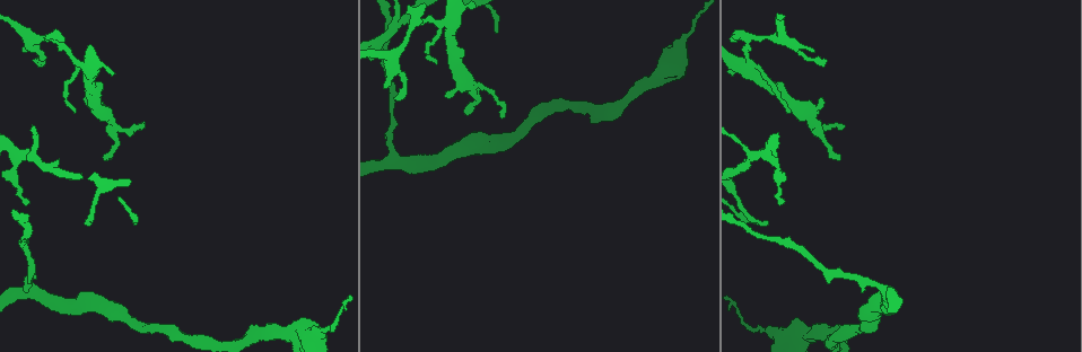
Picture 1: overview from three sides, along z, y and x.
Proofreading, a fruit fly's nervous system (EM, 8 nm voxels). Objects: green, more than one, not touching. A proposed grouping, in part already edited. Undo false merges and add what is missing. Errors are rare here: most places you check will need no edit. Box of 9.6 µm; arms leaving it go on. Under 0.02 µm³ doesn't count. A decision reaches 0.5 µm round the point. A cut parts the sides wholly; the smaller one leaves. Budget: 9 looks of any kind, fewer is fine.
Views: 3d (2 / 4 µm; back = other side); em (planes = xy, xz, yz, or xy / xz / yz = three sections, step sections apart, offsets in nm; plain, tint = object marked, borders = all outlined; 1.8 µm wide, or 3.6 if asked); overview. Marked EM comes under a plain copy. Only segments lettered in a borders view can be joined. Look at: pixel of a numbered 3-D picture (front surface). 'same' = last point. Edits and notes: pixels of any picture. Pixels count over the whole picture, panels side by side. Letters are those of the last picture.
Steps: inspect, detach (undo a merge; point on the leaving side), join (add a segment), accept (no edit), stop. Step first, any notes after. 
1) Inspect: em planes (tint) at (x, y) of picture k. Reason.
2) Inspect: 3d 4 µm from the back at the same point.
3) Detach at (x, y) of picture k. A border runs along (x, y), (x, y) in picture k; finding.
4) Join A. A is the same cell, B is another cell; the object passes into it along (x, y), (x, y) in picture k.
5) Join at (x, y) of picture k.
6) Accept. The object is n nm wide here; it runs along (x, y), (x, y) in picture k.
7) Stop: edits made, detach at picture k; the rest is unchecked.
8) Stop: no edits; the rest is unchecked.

Inspect: em planes (tint) at (813, 49) of picture 1. Branch stops here.

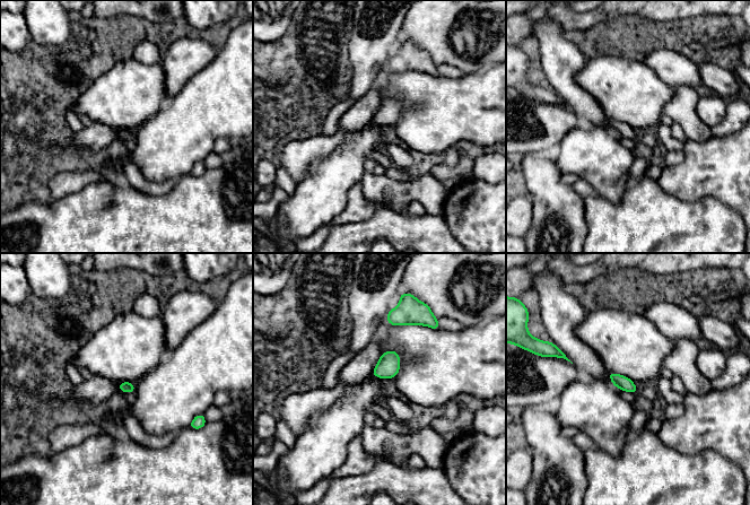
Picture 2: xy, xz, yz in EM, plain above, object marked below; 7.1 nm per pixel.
Inspect: em planes (borders) at the same point. What lies round it.

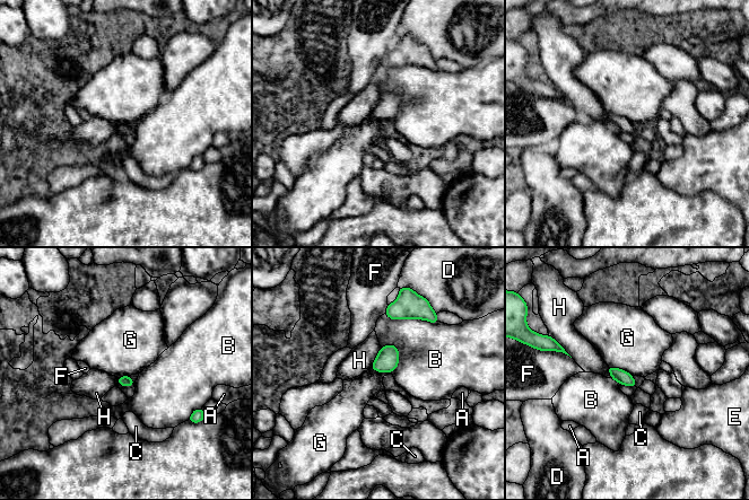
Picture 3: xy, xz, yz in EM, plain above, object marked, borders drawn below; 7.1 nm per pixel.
Accept. A, B, C, D, E, F, G and H are other cells; a border runs along (608, 365), (625, 369), (632, 376) in picture 3; none of them fits.

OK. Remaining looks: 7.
Inspect: em planes (borders) at (90, 223) of picture 1.

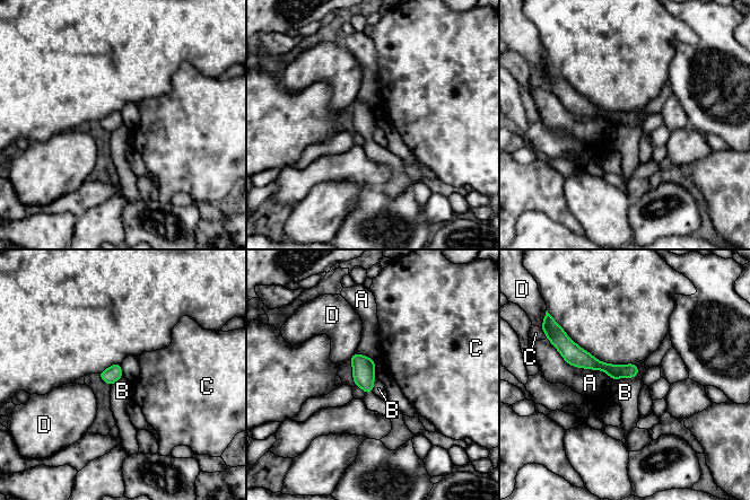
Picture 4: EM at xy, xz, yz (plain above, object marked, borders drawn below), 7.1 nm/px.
Accept. The object is 100 nm wide here; A, B, C and D are other cells; a border runs along (637, 366), (635, 376), (613, 380) in picture 4; none of them fits.

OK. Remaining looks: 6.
Inspect: em yz step 4 (borders) at (27, 202) of picture 1.

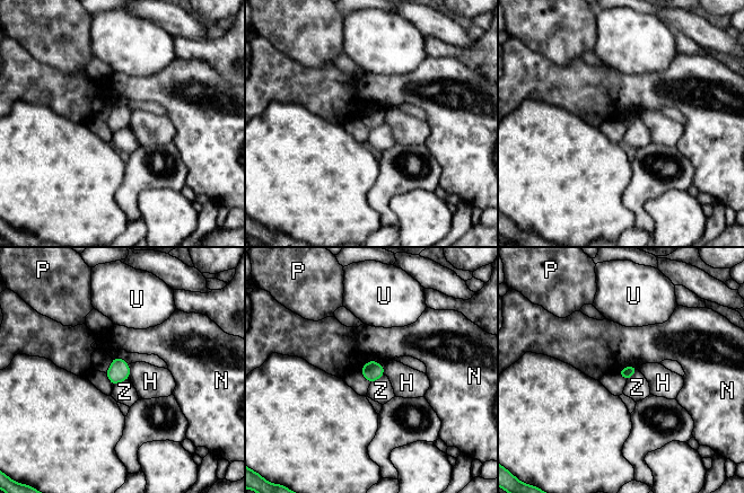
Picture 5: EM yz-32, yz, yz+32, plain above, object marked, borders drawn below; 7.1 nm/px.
Inspect: em planes (borders) at the same point.

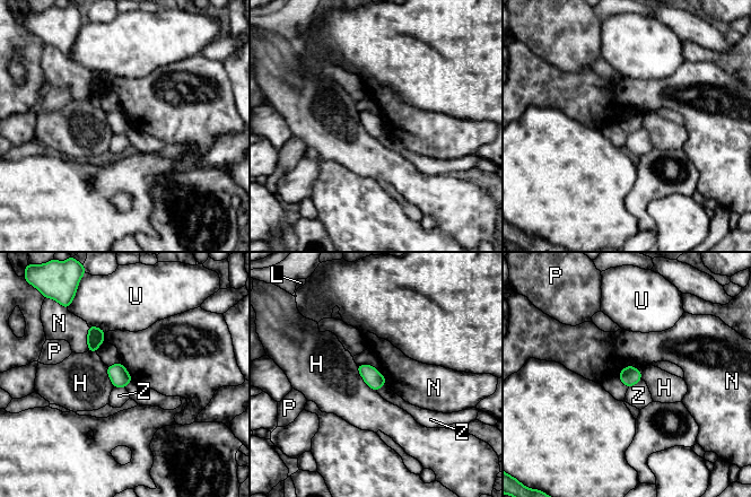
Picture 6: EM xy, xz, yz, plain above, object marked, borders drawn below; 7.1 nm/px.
Accept. H, L, N, P, U and Z are other cells; a border runs along (640, 378), (629, 387) in picture 6; no lettered segment goes on from it.

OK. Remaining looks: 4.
Inspect: 3d 4 µm at (106, 159) of picture 1. Branch stops here.

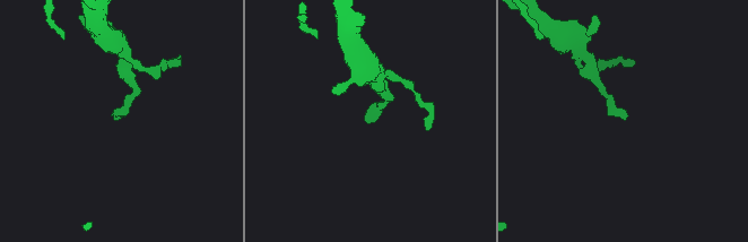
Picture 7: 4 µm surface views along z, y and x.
Inspect: em yz step 16 (tint) at (117, 120) of picture 7.

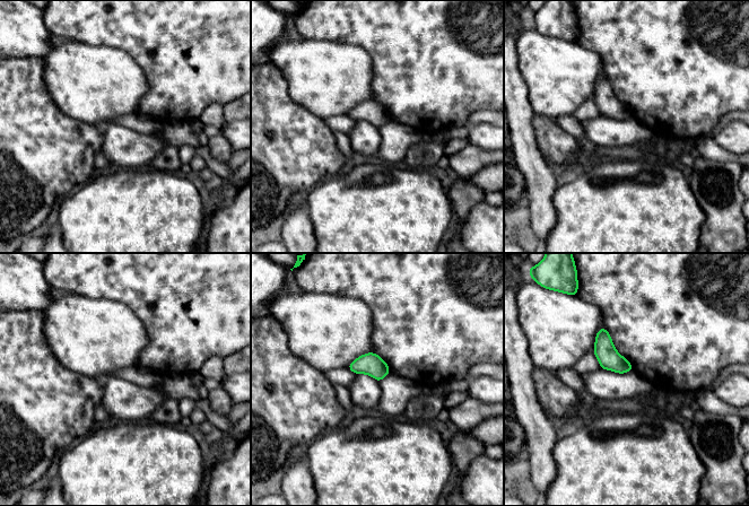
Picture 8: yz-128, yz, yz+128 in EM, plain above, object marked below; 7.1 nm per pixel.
Inspect: em yz step 16 (borders) at the same point. See the neighbours.

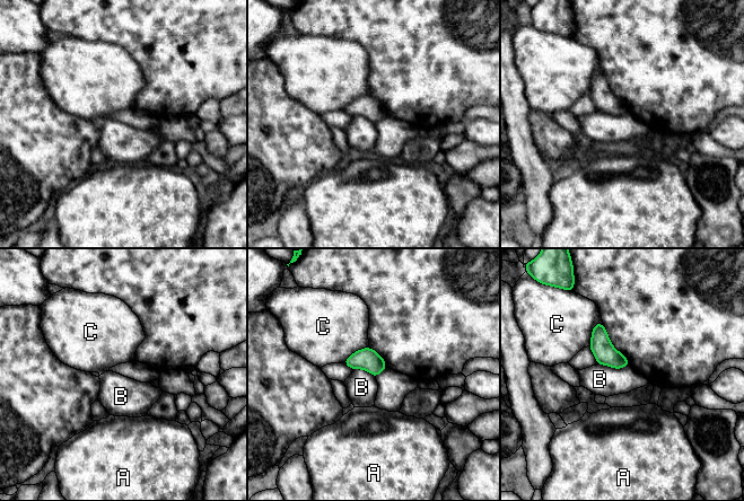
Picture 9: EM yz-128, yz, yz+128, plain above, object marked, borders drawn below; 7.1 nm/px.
Accept. A, B and C are other cells; a border runs along (597, 363), (615, 368), (628, 366) in picture 9; none of them fits.

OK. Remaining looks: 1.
Stop: no edits; the rest is unchecked.

